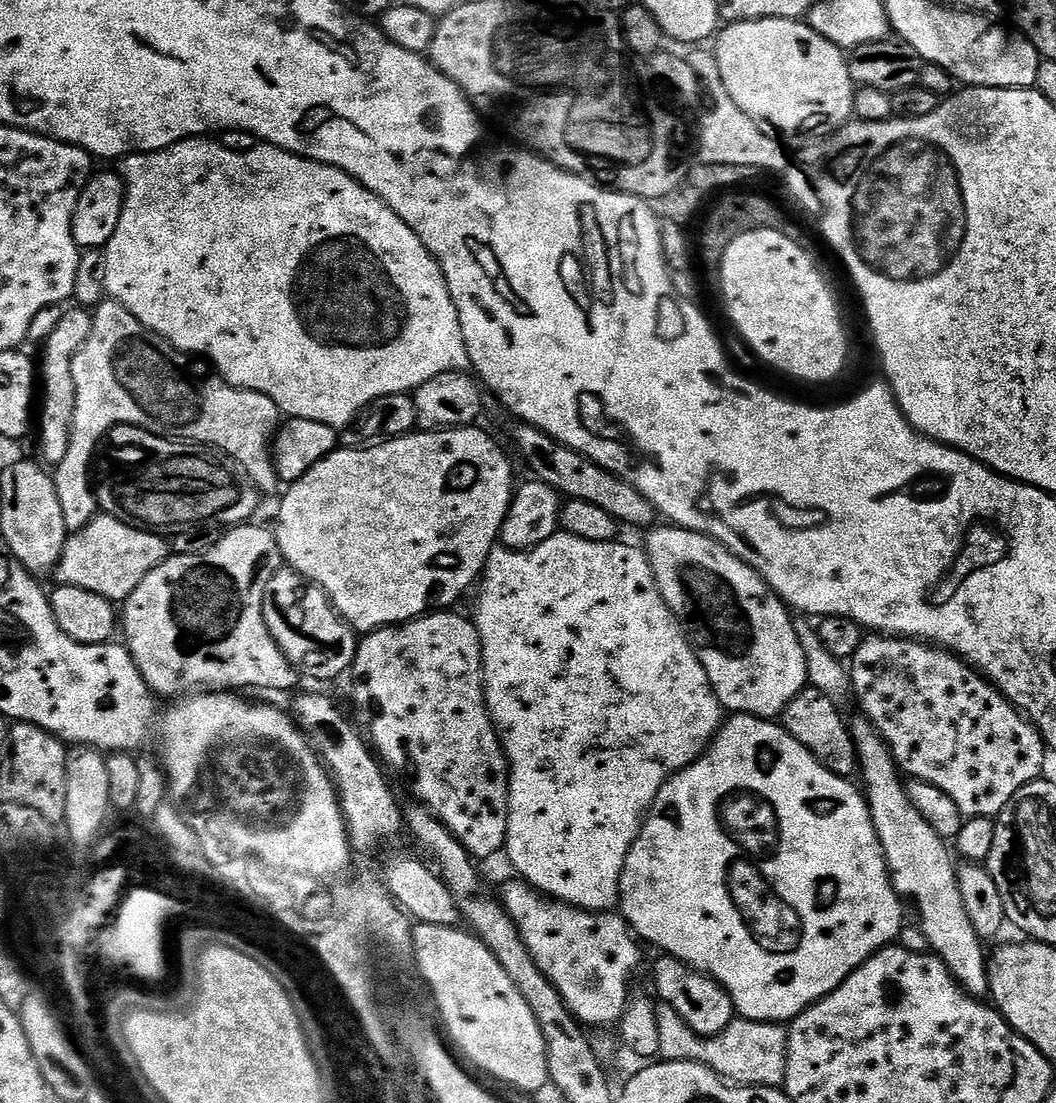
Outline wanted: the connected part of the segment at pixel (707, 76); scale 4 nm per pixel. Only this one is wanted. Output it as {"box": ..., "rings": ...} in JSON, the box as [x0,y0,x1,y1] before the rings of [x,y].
{"box":[687,50,790,173],"rings":[[[692,50],[687,53],[690,66],[696,71],[706,89],[712,95],[712,109],[700,120],[700,156],[701,164],[721,164],[722,166],[746,166],[753,170],[761,168],[764,172],[787,173],[790,167],[790,156],[787,156],[785,145],[775,135],[769,134],[760,125],[755,124],[730,98],[726,86],[720,77],[718,62],[711,51]]]}

